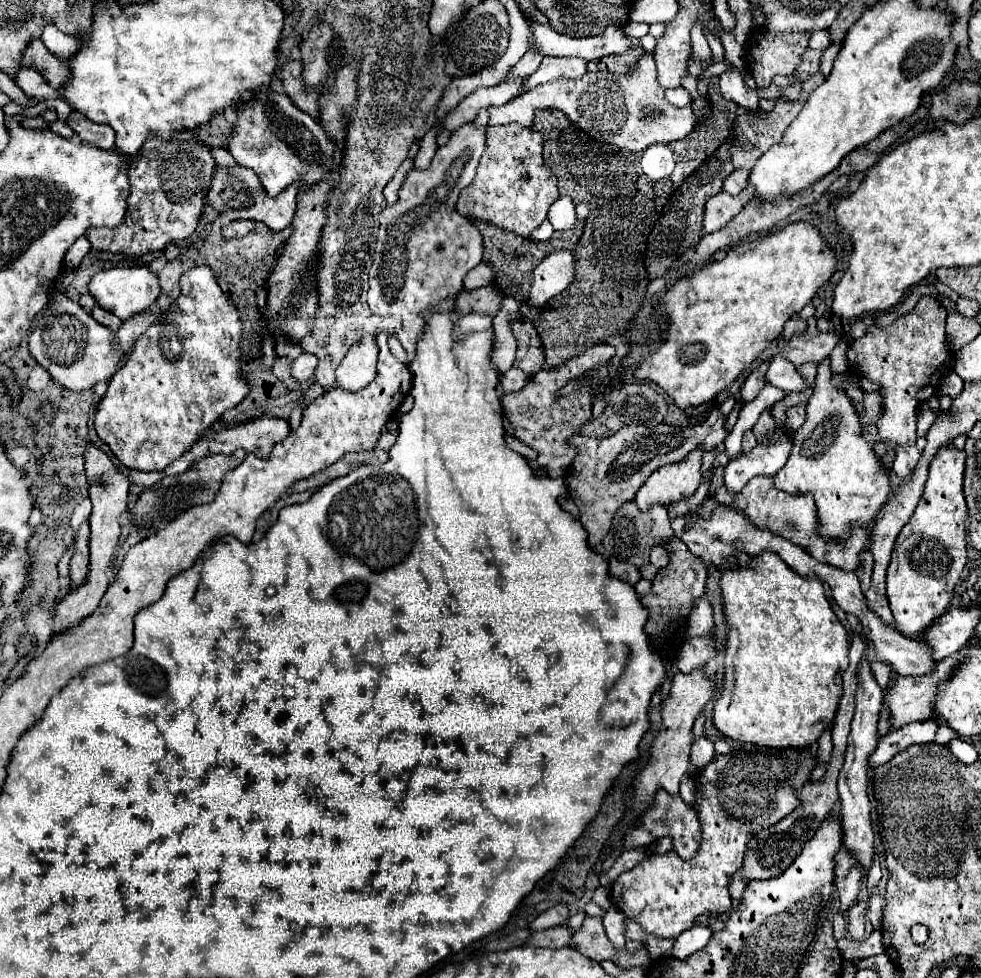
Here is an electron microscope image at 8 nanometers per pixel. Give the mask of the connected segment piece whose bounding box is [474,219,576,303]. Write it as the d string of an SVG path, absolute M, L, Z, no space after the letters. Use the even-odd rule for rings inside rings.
M476 219L474 223L480 233L482 233L482 239L484 239L484 263L488 263L492 267L492 273L494 273L494 279L492 279L492 287L498 289L502 295L508 295L508 297L516 297L518 301L528 301L528 293L530 293L530 287L532 287L532 271L534 267L544 259L548 257L554 249L572 249L574 245L574 233L576 231L566 231L566 233L556 233L550 241L532 241L528 237L520 237L512 231L506 231L506 229L500 229L492 223L486 223L486 221L480 221Z

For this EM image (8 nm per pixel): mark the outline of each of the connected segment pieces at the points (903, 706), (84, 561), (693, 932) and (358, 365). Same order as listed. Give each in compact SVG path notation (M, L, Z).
M958 653L942 659L934 671L920 677L896 675L884 691L884 701L890 707L890 725L900 729L908 723L922 723L930 719L930 705L934 705L934 685L946 681L946 673L958 665Z
M84 521L74 535L74 555L70 559L70 585L78 587L88 573L88 541L90 541L90 523Z
M696 925L696 927L680 933L674 947L672 947L672 957L686 959L694 951L700 951L708 943L710 935L712 935L712 931L708 927L704 927L704 925Z
M364 337L350 347L336 369L336 385L346 391L360 391L376 377L378 345L374 337Z

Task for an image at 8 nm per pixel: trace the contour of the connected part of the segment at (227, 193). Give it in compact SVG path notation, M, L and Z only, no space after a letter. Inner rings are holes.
M234 165L234 167L216 167L214 175L212 175L212 187L206 195L206 203L212 205L218 213L222 215L230 215L230 219L250 219L250 221L262 221L266 223L272 231L282 231L292 223L294 211L296 211L296 195L298 195L300 187L296 183L288 185L282 193L278 193L278 197L268 197L266 191L262 189L262 183L258 181L256 173L248 167L242 165Z

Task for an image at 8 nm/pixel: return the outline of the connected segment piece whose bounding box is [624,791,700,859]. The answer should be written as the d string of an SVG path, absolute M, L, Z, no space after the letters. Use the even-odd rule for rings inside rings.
M664 791L656 793L654 805L642 815L642 823L636 829L630 829L630 833L626 835L626 843L624 847L646 847L654 841L658 841L660 837L670 835L674 839L674 851L678 851L678 855L682 859L690 859L696 849L698 849L698 841L700 841L700 823L696 819L696 811L694 807L688 807L680 795L668 795Z

